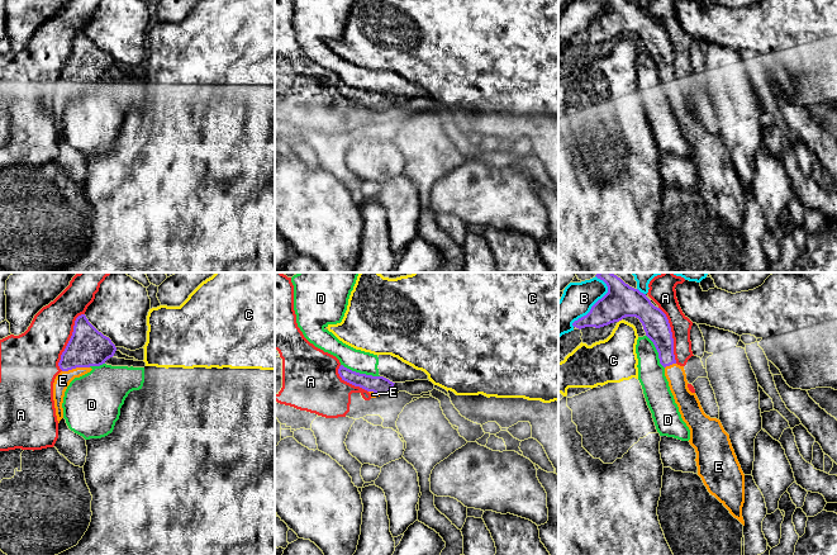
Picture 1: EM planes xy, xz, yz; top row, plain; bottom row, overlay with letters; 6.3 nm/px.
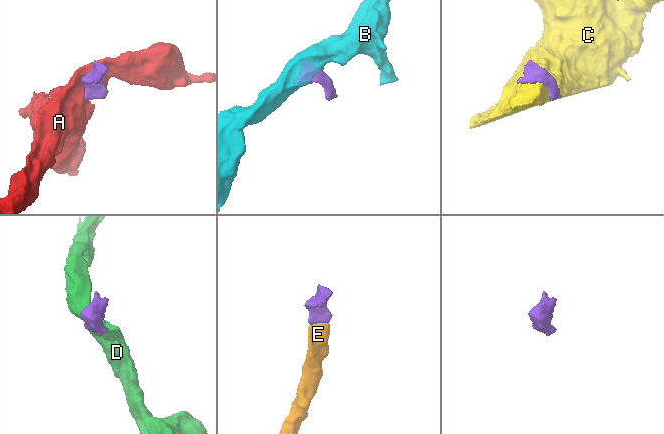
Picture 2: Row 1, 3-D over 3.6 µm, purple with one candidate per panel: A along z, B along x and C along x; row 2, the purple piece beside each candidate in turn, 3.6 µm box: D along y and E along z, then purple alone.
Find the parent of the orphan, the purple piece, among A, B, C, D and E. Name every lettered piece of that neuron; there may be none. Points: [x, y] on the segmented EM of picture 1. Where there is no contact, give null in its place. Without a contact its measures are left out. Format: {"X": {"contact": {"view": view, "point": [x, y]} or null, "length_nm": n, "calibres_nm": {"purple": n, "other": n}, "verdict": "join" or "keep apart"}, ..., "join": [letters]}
{"A": {"contact": {"view": "xy", "point": [69, 341]}, "length_nm": 400, "calibres_nm": {"purple": 240, "other": 320}, "verdict": "keep apart"}, "B": {"contact": {"view": "yz", "point": [597, 302]}, "length_nm": 360, "calibres_nm": {"purple": 220, "other": 200}, "verdict": "keep apart"}, "C": {"contact": {"view": "yz", "point": [619, 319]}, "length_nm": 40, "calibres_nm": {"purple": 220, "other": 260}, "verdict": "keep apart"}, "D": {"contact": {"view": "xz", "point": [358, 373]}, "length_nm": 260, "calibres_nm": {"purple": 120, "other": 140}, "verdict": "keep apart"}, "E": {"contact": {"view": "xy", "point": [75, 368]}, "length_nm": 180, "calibres_nm": {"purple": 240, "other": 100}, "verdict": "join"}, "join": ["E"]}

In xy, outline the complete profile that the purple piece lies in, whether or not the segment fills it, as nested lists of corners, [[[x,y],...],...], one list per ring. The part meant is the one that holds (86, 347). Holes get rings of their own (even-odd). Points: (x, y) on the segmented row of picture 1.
[[[85,314],[76,318],[72,336],[58,362],[62,371],[53,383],[53,400],[58,423],[63,418],[62,403],[70,383],[75,378],[90,373],[92,366],[105,364],[115,351],[116,347],[111,340],[99,332]]]

